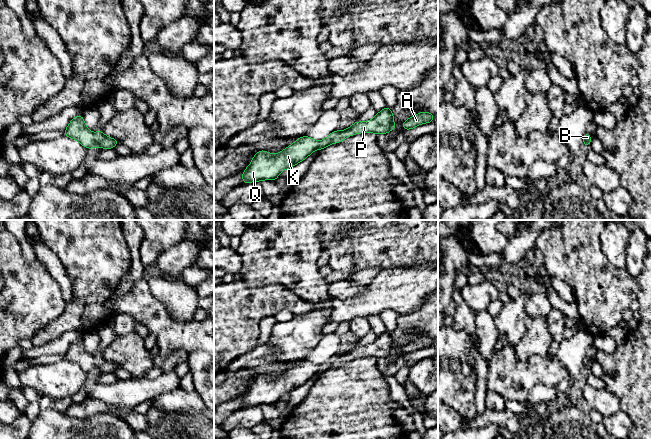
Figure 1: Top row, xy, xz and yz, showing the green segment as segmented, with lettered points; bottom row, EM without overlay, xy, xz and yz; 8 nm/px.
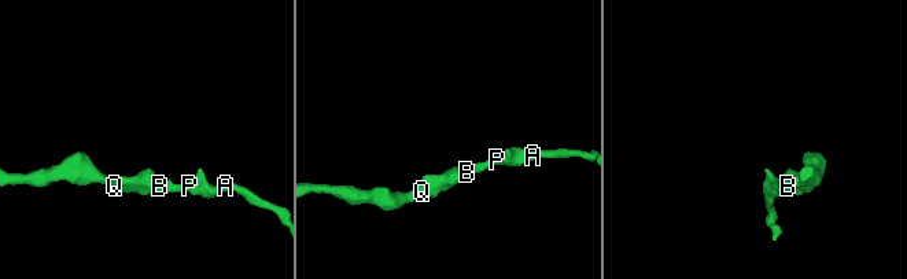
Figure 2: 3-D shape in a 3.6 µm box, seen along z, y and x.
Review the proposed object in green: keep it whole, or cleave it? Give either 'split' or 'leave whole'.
leave whole

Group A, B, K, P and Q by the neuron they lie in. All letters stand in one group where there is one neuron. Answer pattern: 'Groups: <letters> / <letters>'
Groups: A B K P Q

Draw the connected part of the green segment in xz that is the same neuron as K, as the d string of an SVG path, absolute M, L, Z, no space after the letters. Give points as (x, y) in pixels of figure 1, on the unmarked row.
M389 331L384 332L371 344L366 346L356 345L348 353L336 354L324 364L317 365L308 360L297 363L292 369L282 376L271 378L264 374L258 375L251 388L242 397L243 407L258 406L262 404L275 405L284 393L290 393L305 384L316 373L323 372L343 365L345 362L358 357L387 358L395 354L394 340Z

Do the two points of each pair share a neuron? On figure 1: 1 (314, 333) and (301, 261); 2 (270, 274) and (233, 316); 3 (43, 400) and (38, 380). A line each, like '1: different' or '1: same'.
1: same
2: different
3: different

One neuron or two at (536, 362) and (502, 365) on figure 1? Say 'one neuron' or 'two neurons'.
one neuron

